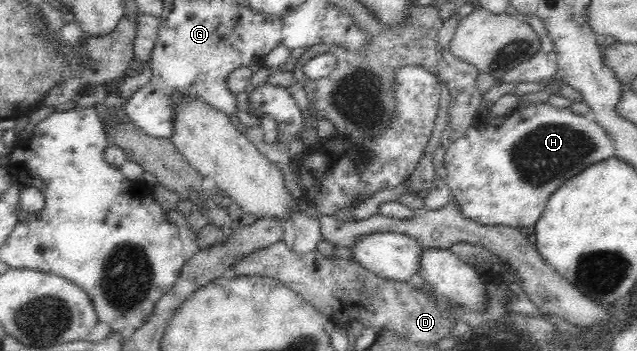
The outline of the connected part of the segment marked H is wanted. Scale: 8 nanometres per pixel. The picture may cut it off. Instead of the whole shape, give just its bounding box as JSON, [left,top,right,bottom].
[443,102,616,229]

